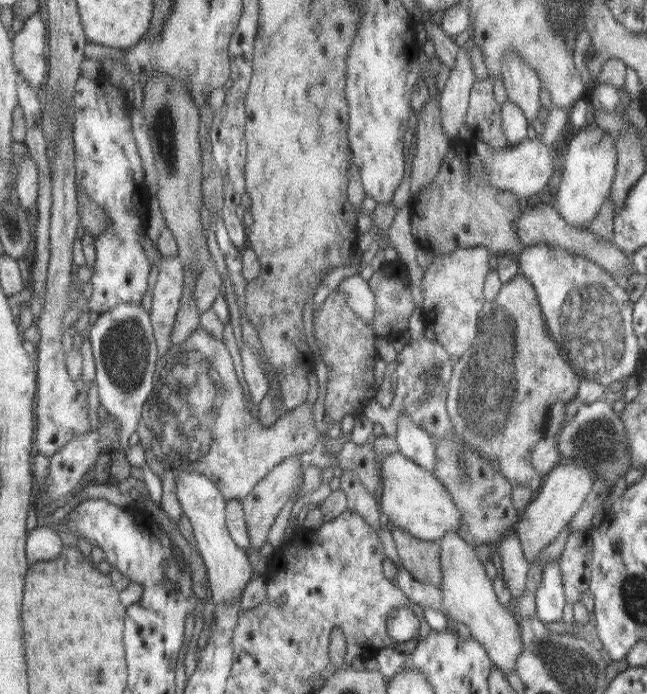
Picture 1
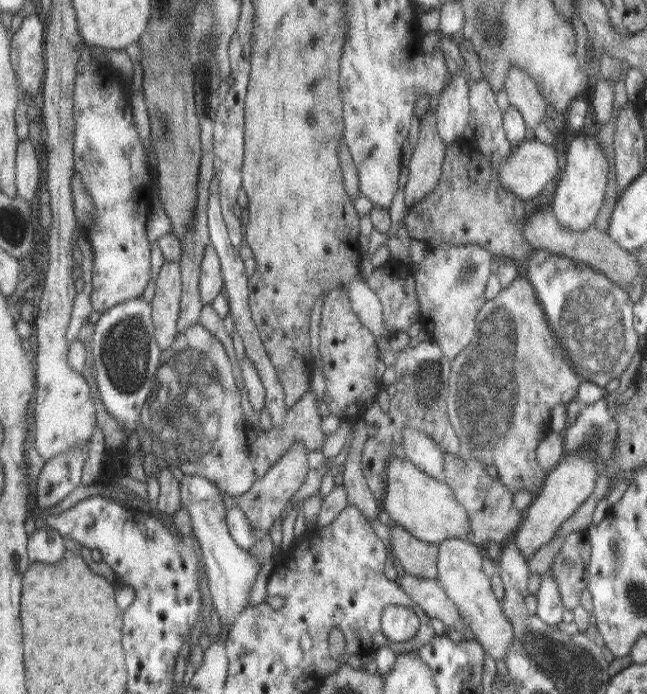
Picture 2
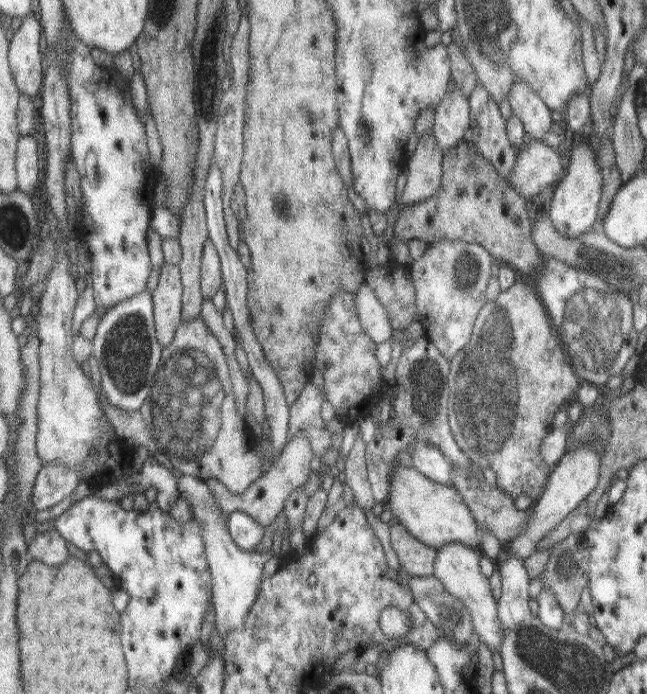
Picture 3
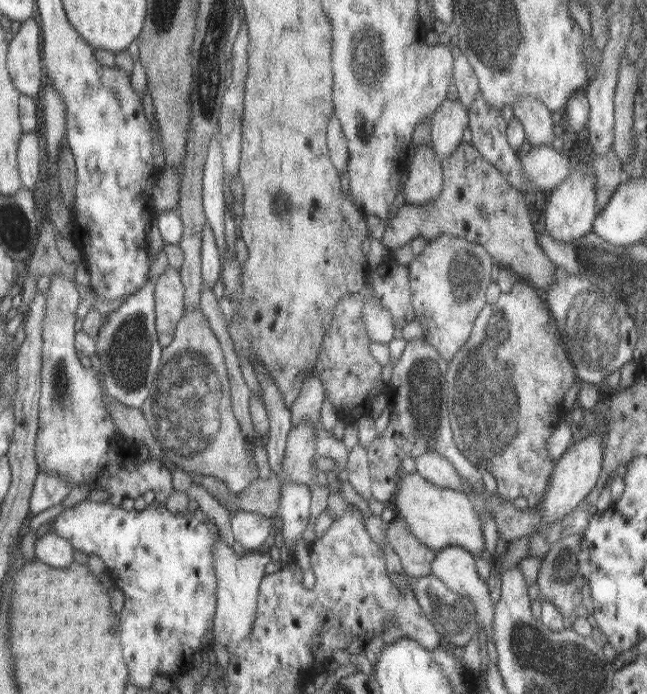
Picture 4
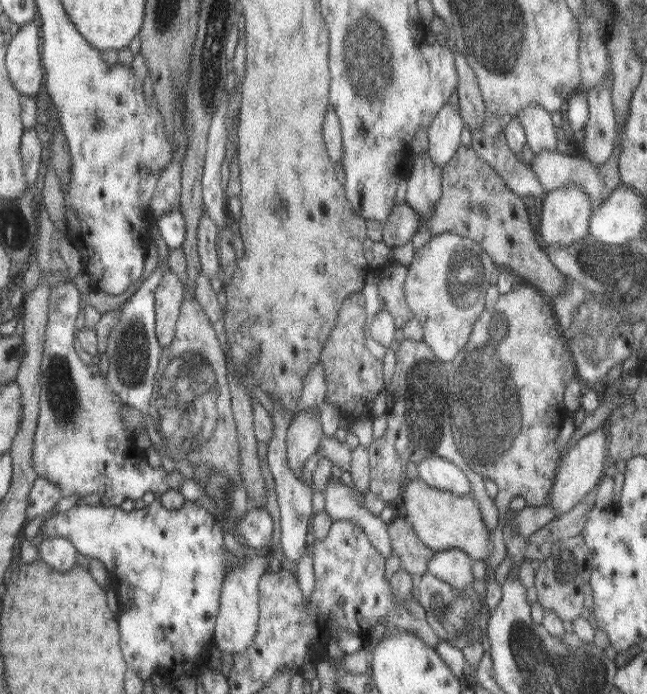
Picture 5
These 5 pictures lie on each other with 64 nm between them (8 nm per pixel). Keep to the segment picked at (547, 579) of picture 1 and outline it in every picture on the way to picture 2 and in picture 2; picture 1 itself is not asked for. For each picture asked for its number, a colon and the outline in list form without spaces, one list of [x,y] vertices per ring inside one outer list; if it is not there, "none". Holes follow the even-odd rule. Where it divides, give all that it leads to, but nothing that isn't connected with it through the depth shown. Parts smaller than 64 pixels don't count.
2: [[[549,572],[541,574],[541,586],[539,586],[535,596],[537,596],[537,612],[535,612],[535,616],[541,618],[549,626],[557,626],[561,622],[563,608],[567,608],[567,606],[563,604],[559,584],[555,584],[555,580],[553,580],[553,576]]]

